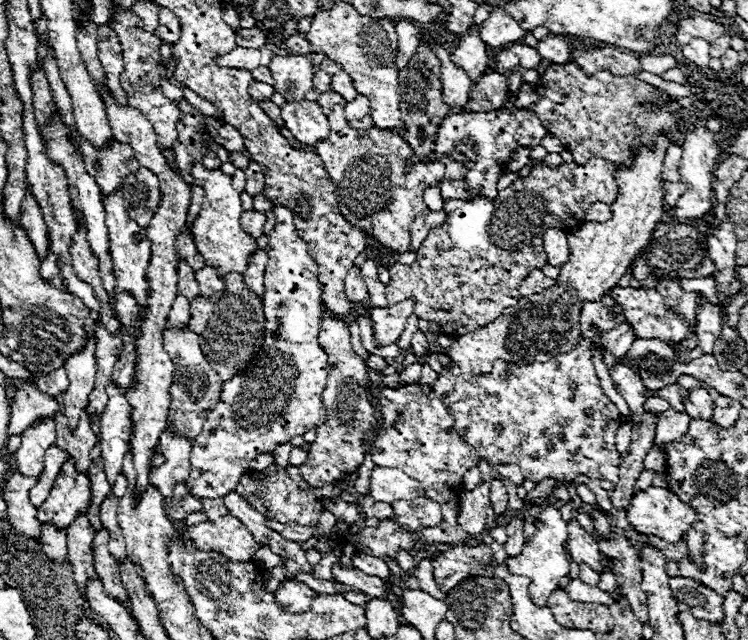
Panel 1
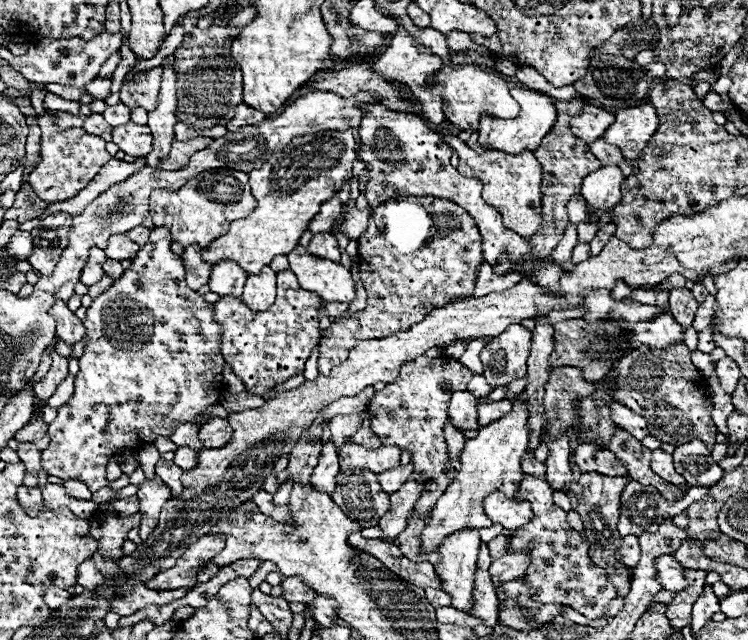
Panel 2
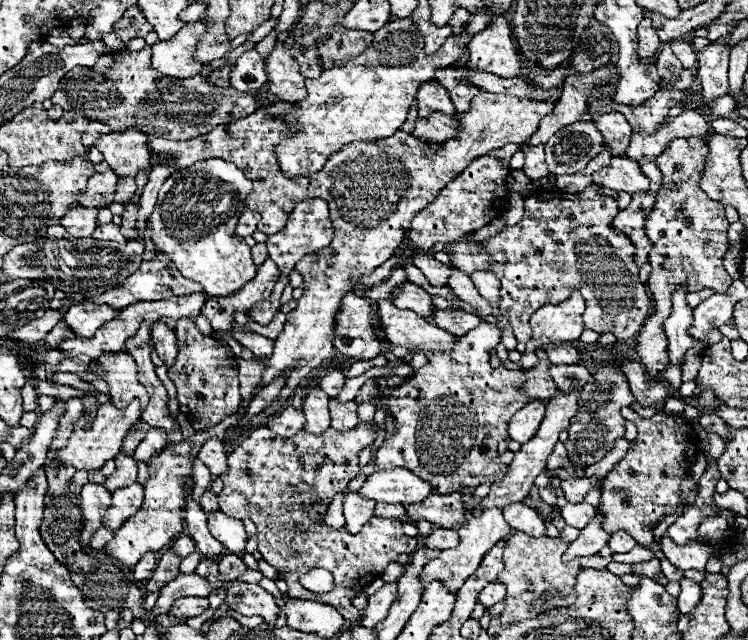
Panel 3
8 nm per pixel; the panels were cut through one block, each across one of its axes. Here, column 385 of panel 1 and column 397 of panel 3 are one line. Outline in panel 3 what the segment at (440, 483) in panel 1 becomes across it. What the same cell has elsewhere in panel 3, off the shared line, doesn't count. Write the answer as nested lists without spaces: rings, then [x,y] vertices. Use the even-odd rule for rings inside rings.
[[[482,322],[478,328],[468,332],[458,340],[458,348],[452,354],[436,354],[432,351],[422,351],[418,348],[410,350],[414,353],[423,353],[427,358],[427,364],[416,370],[404,384],[396,388],[386,388],[378,392],[380,404],[384,404],[386,410],[394,416],[396,432],[394,436],[386,438],[384,444],[376,452],[376,470],[396,468],[404,466],[416,476],[428,480],[432,488],[440,494],[452,494],[462,492],[462,488],[468,488],[468,494],[464,500],[468,502],[474,488],[482,482],[496,482],[500,476],[508,472],[508,464],[502,464],[498,458],[498,442],[508,438],[508,420],[514,416],[516,410],[520,410],[530,398],[526,398],[520,392],[522,384],[522,372],[520,370],[508,370],[504,366],[492,368],[490,366],[490,348],[498,346],[500,342],[500,330],[492,324]]]

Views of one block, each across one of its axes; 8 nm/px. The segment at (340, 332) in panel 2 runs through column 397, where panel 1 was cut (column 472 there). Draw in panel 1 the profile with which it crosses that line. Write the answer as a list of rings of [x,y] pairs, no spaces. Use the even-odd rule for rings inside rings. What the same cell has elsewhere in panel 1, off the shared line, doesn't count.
[[[592,156],[586,166],[578,164],[560,164],[558,168],[550,168],[546,164],[534,164],[532,174],[526,178],[514,180],[514,184],[508,188],[508,200],[506,204],[502,198],[488,200],[488,198],[476,198],[474,202],[474,218],[468,218],[472,214],[472,204],[464,204],[464,214],[460,206],[456,212],[448,212],[446,224],[442,228],[434,228],[424,244],[418,250],[418,258],[410,266],[390,266],[390,282],[386,286],[386,296],[390,304],[398,304],[404,298],[414,298],[414,314],[440,324],[444,334],[462,336],[468,332],[474,332],[476,328],[482,328],[484,324],[496,320],[504,308],[514,306],[520,300],[520,284],[524,276],[528,276],[530,270],[542,268],[546,264],[544,248],[542,248],[542,234],[548,228],[564,228],[564,232],[574,230],[584,222],[584,214],[588,208],[600,200],[606,204],[612,204],[618,194],[616,186],[616,166],[604,158]]]

